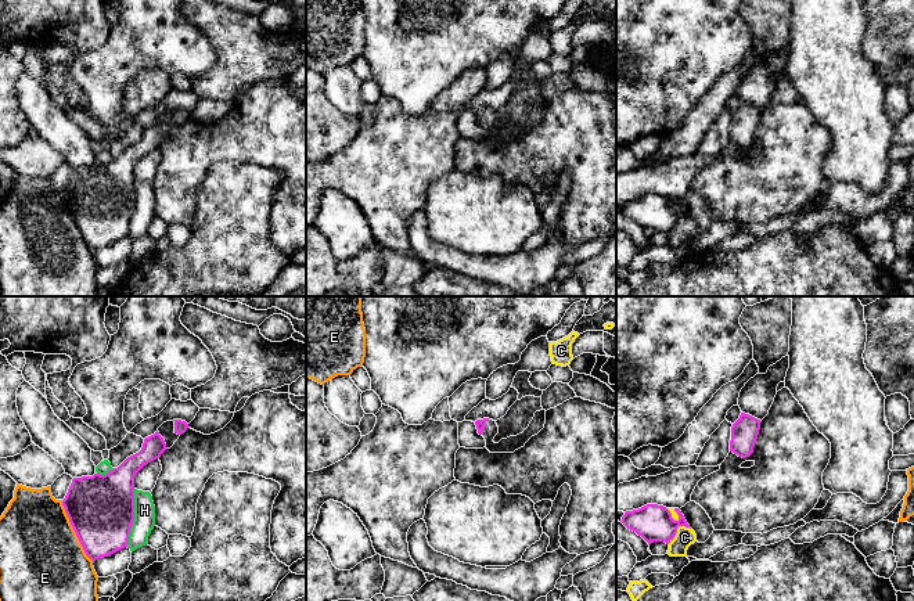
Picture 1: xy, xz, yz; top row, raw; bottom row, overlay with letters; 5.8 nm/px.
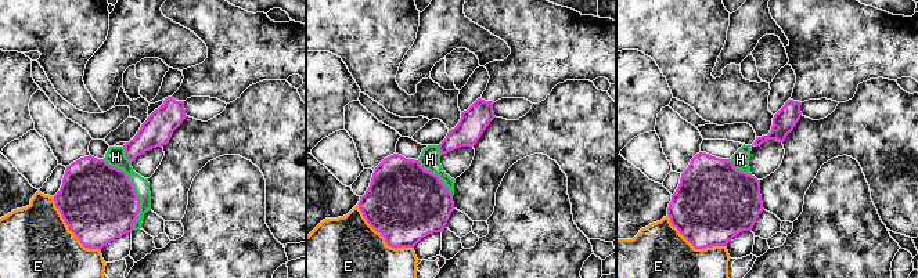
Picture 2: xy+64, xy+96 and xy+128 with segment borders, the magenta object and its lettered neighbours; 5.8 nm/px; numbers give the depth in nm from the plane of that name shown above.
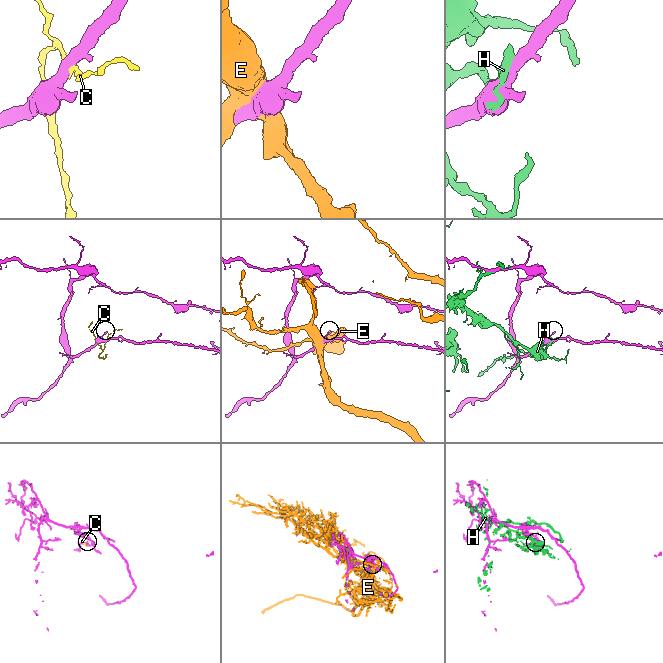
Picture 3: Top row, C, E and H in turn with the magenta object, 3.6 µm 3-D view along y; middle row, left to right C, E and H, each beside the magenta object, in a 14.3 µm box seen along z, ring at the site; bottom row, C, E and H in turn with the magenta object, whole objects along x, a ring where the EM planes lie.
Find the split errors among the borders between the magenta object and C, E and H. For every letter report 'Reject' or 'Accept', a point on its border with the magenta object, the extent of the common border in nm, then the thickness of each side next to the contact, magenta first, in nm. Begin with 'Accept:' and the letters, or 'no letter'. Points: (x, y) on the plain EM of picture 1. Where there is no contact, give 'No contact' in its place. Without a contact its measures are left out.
Accept: no letter
C: Reject. Touches magenta at yz (676, 219). Shared border 160 nm. Thickness 220 nm (magenta) against 110 nm
E: Reject. Touches magenta at xy (74, 219). Shared border 400 nm. Thickness 380 nm (magenta) against 480 nm
H: Reject. Touches magenta at xy (133, 208). Shared border 340 nm. Thickness 380 nm (magenta) against 130 nm

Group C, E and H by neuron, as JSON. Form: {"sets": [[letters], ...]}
{"sets": [["C"], ["E"], ["H"]]}

